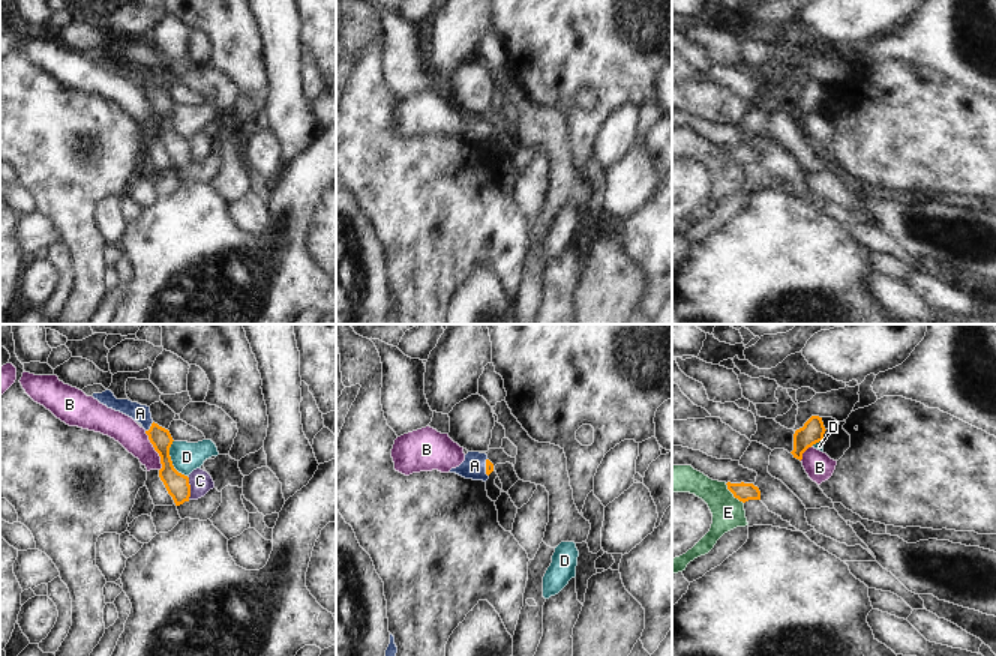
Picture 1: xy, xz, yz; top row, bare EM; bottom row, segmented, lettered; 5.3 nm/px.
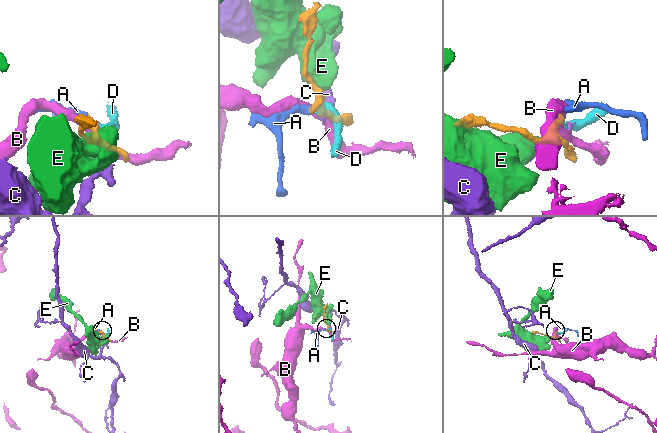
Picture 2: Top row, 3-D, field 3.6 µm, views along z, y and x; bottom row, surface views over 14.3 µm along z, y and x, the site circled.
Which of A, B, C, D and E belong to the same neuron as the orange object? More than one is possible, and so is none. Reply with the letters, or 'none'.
A

